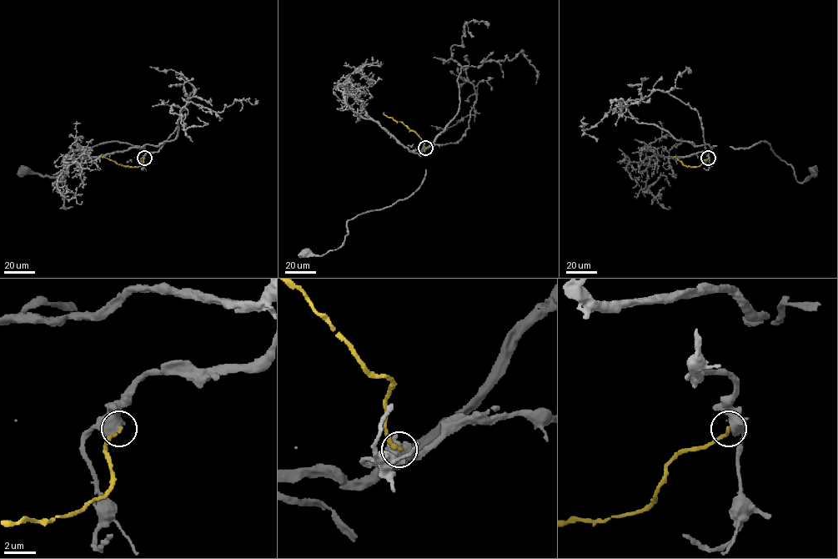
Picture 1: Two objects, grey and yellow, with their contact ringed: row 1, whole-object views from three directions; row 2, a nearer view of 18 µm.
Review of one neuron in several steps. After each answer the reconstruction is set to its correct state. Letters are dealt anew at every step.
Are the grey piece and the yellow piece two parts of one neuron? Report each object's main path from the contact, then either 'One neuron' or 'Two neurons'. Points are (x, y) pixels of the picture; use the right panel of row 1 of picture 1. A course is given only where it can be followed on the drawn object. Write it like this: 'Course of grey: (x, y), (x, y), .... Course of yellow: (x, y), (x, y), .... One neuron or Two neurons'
Course of grey: (709, 158), (694, 109), (657, 90), (626, 103), (639, 123), (678, 139), (766, 142), (798, 182), (815, 169). Course of yellow: (708, 158), (700, 166), (690, 167), (673, 158). Two neurons

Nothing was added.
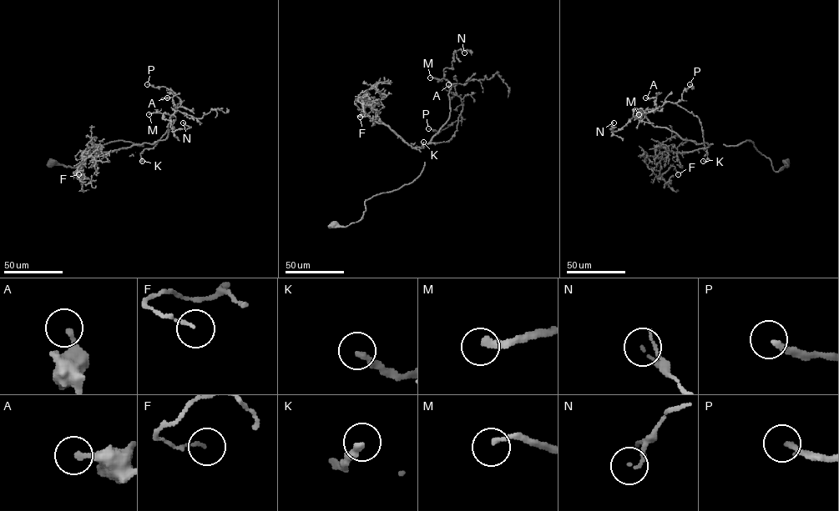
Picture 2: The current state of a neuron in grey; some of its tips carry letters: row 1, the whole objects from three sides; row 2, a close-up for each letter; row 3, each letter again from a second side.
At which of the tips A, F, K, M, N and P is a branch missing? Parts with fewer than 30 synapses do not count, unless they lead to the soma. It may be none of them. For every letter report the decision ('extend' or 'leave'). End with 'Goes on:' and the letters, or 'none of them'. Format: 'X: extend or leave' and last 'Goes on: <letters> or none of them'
A: leave
F: leave
K: extend
M: extend
N: leave
P: extend
Goes on: K, M, P

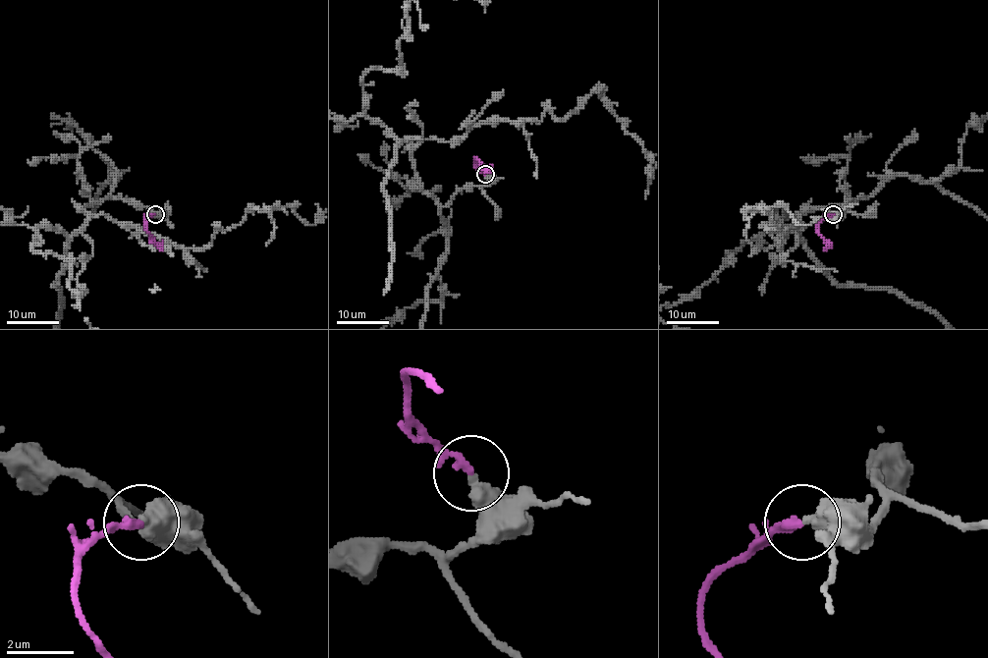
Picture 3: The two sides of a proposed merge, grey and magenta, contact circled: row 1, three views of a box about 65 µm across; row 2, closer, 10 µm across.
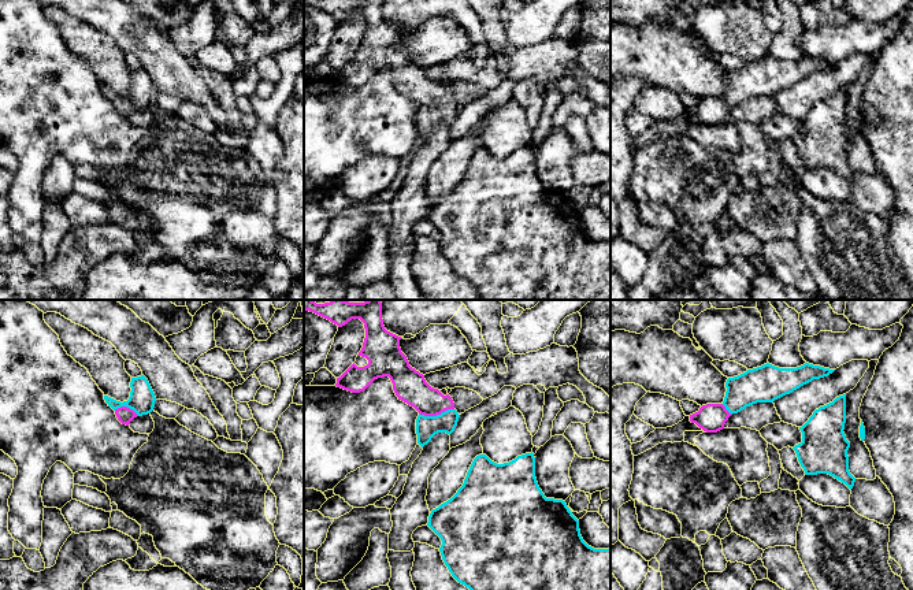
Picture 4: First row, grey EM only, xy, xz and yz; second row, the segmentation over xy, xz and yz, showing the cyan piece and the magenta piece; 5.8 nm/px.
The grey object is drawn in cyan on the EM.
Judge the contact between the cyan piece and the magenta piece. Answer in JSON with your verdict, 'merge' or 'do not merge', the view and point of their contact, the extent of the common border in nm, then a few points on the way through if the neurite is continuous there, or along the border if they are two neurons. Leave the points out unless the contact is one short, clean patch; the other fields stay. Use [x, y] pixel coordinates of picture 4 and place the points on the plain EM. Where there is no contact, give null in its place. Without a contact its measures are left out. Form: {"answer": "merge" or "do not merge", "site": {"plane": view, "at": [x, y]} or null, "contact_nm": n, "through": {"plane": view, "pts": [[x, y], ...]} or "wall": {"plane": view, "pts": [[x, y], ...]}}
{"answer": "merge", "site": {"plane": "xz", "at": [437, 108]}, "contact_nm": 220, "through": {"plane": "xz", "pts": [[426, 119], [437, 108], [409, 78]]}}

